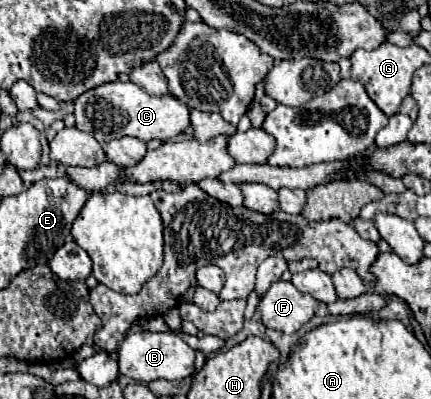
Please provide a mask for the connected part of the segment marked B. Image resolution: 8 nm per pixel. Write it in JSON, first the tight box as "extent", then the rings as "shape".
{"extent":[119,332,195,382],"shape":[[[135,332],[127,334],[119,348],[119,372],[135,382],[151,382],[157,378],[183,380],[195,372],[195,350],[177,334]]]}

